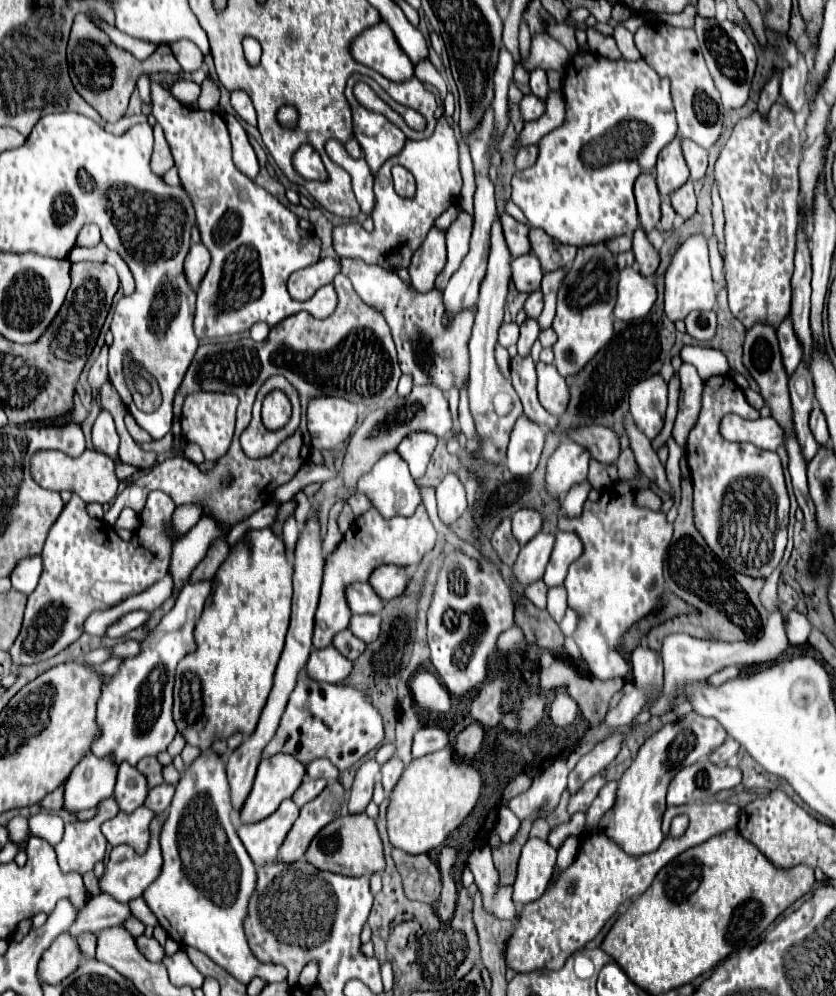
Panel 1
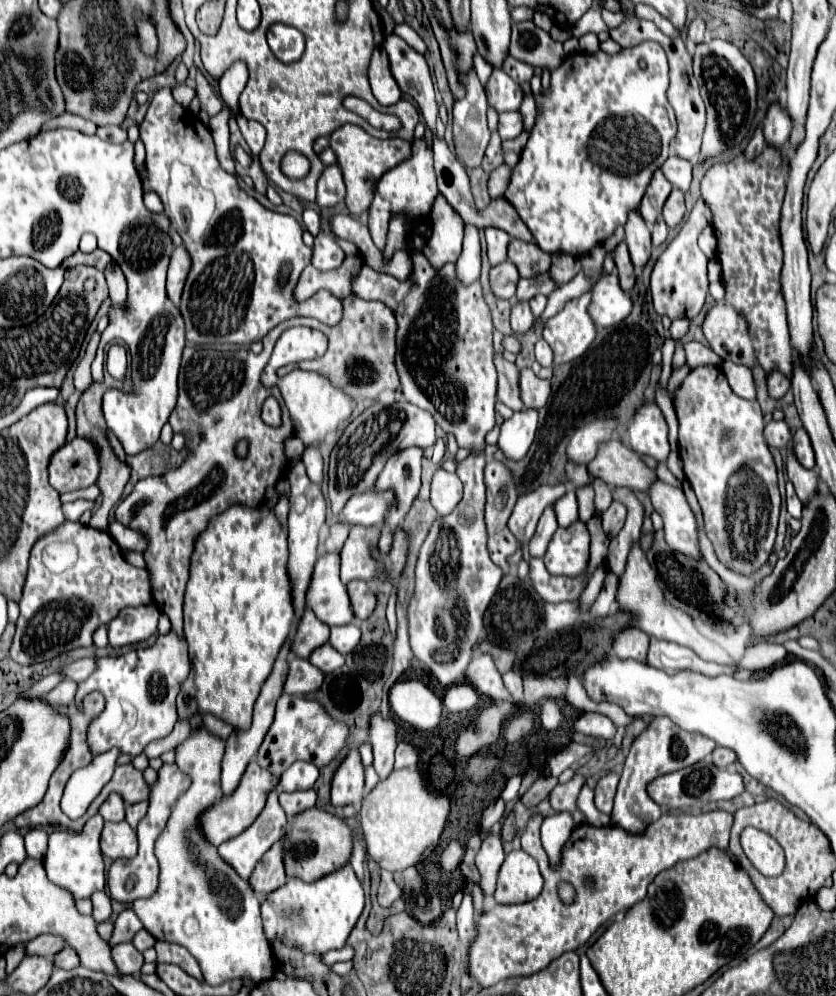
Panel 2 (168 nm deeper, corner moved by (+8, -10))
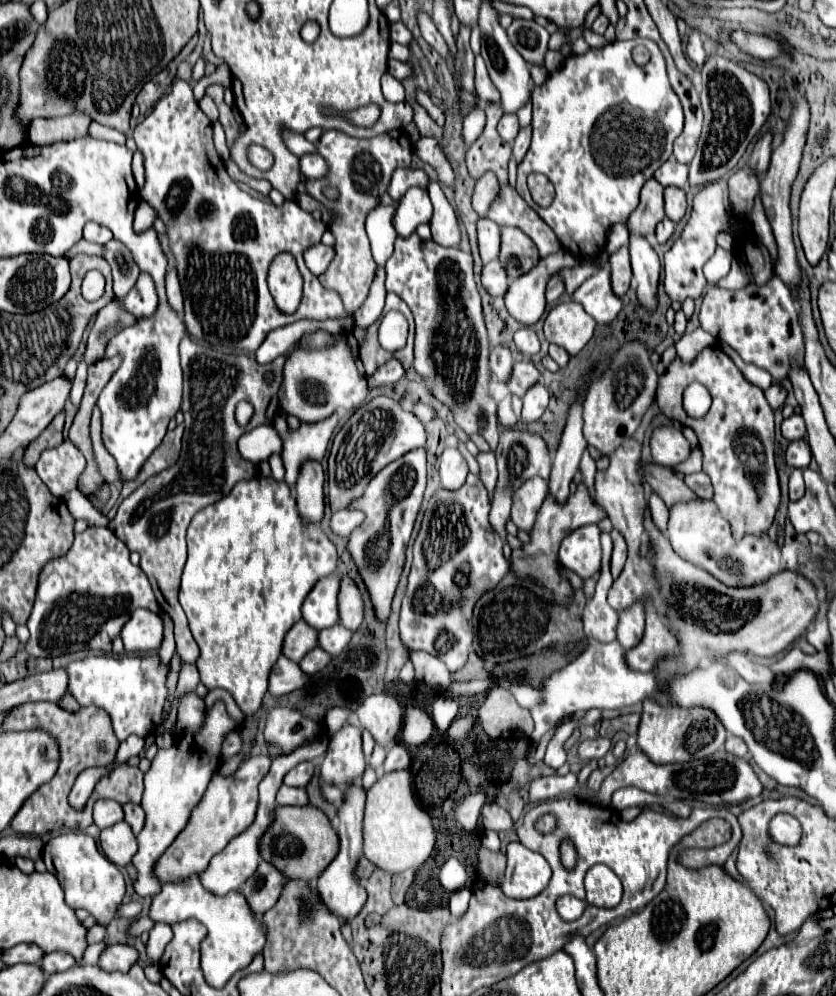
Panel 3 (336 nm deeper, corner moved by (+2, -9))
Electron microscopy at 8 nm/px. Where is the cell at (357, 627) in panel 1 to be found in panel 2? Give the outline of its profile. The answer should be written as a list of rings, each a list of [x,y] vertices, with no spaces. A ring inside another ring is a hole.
[[[351,622],[351,624],[345,624],[345,626],[333,626],[331,636],[329,636],[329,644],[337,652],[347,654],[359,644],[359,638],[361,638],[361,630],[355,622]]]

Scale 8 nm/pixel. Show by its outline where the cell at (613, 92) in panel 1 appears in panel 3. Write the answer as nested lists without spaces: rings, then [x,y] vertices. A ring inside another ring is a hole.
[[[651,39],[613,41],[603,49],[589,49],[585,55],[569,55],[561,69],[553,71],[541,87],[533,89],[531,97],[533,141],[527,155],[519,163],[515,185],[517,193],[527,201],[529,207],[539,211],[539,215],[553,229],[565,251],[575,257],[591,257],[605,245],[607,231],[615,223],[627,223],[629,215],[639,205],[639,193],[645,181],[653,177],[653,173],[671,157],[673,139],[683,127],[679,123],[681,103],[669,83],[665,57],[657,43]],[[635,45],[649,45],[651,59],[644,66],[637,65],[631,57]],[[529,173],[543,173],[555,185],[555,199],[547,209],[537,207],[531,199],[527,187]]]

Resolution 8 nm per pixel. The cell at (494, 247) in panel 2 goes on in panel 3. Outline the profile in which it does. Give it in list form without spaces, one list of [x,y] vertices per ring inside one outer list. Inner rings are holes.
[[[483,217],[477,221],[477,237],[479,237],[479,251],[483,263],[497,259],[501,251],[501,227],[491,219]]]

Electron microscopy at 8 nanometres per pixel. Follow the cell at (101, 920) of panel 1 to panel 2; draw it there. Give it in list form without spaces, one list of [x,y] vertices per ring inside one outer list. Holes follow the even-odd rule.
[[[43,934],[43,936],[37,936],[35,940],[31,940],[31,942],[25,944],[25,956],[53,958],[63,946],[65,946],[65,942],[63,942],[59,936]]]

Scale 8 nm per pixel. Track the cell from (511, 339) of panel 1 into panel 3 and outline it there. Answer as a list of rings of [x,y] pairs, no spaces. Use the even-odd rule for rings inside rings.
[[[523,327],[523,329],[519,329],[515,333],[515,345],[527,357],[531,357],[531,355],[535,355],[539,351],[539,339],[537,339],[535,331],[529,329],[529,327]]]

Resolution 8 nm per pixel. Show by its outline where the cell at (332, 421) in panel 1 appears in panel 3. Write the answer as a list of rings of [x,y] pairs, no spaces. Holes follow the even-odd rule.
[[[339,341],[335,347],[319,351],[293,351],[285,363],[283,387],[279,393],[281,409],[287,415],[295,415],[301,423],[317,423],[333,413],[353,413],[357,411],[369,395],[367,381],[357,373],[355,359],[345,341]]]

